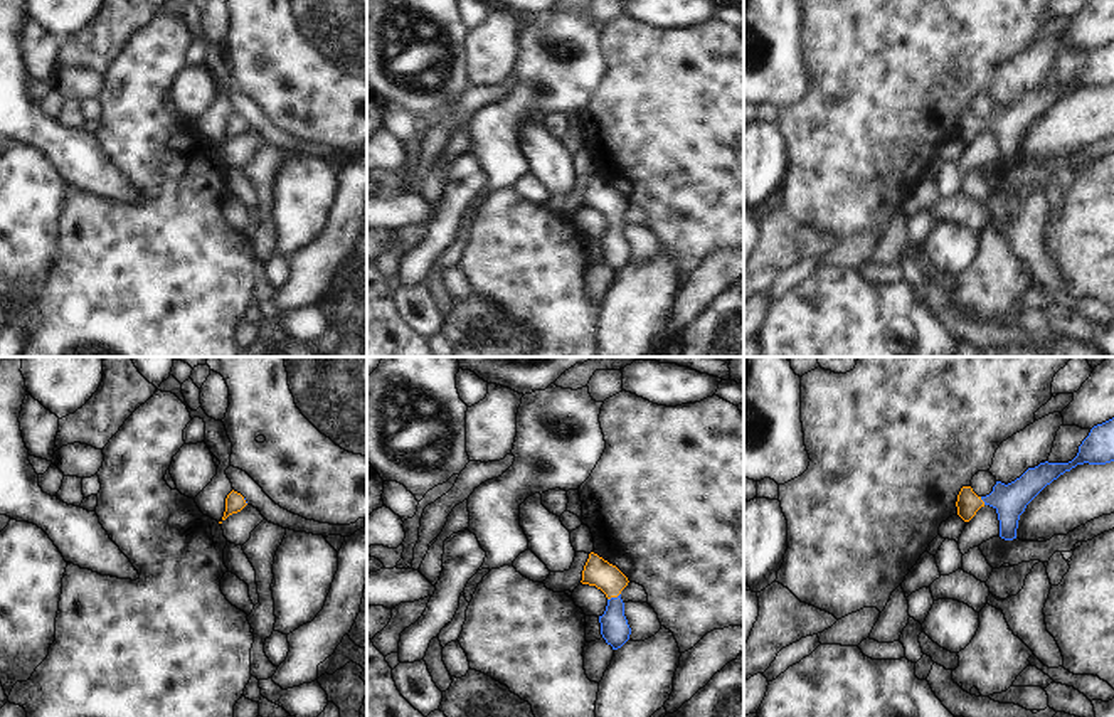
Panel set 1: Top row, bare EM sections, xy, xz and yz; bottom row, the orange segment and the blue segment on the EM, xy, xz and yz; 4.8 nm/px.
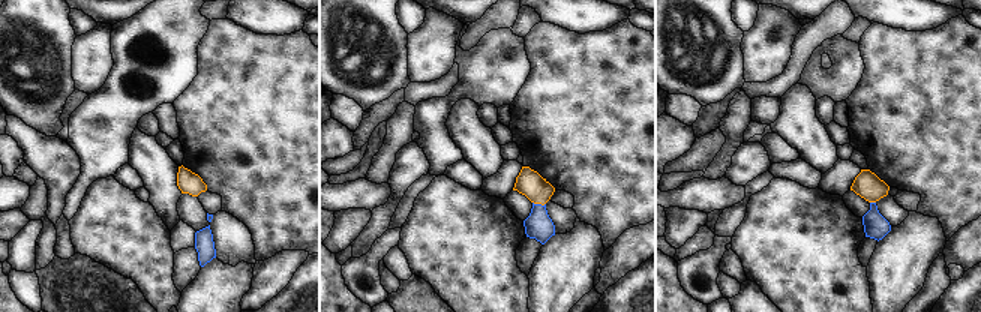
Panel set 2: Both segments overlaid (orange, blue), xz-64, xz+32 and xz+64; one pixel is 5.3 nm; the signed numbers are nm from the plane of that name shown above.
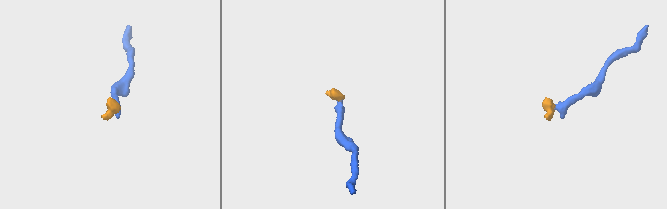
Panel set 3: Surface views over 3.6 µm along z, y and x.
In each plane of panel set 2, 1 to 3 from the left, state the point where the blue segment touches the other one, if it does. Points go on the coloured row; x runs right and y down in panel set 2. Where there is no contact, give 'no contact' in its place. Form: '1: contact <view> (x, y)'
1: no contact
2: contact xz+32 (539, 203)
3: contact xz+64 (873, 201)

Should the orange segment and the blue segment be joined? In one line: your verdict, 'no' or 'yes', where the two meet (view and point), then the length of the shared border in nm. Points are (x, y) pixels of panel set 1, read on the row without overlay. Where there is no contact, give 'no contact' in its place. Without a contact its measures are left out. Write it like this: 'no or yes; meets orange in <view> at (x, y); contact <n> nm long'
yes; meets orange in xz at (613, 219); contact 70 nm long

